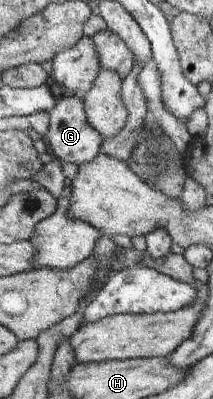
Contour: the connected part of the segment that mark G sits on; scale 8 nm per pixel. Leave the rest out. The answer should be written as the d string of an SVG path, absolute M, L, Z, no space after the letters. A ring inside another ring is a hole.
M79 93L73 97L60 99L49 112L49 115L49 131L42 143L44 148L51 152L53 156L58 157L60 161L65 160L77 165L89 163L98 157L104 141L101 134L89 125L84 101L82 101Z

